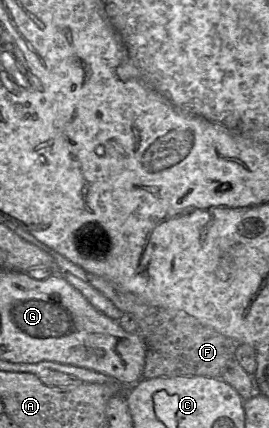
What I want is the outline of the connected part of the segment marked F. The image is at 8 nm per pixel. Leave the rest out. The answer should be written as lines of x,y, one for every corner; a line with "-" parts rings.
87,273
87,279
92,287
108,298
121,312
134,317
137,333
146,346
142,373
144,379
177,376
220,378
227,363
235,357
236,342
202,325
185,312
152,306
101,276

